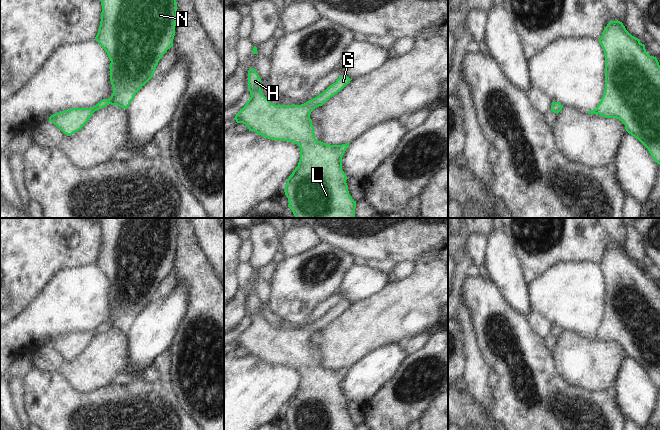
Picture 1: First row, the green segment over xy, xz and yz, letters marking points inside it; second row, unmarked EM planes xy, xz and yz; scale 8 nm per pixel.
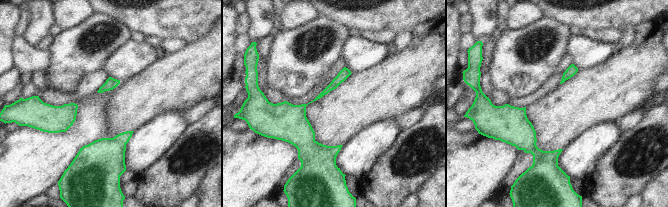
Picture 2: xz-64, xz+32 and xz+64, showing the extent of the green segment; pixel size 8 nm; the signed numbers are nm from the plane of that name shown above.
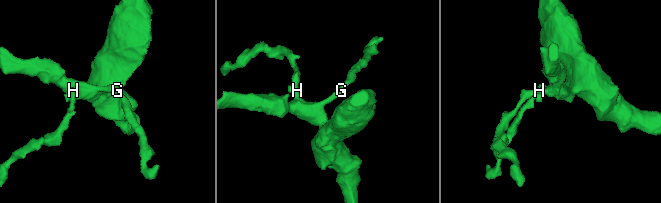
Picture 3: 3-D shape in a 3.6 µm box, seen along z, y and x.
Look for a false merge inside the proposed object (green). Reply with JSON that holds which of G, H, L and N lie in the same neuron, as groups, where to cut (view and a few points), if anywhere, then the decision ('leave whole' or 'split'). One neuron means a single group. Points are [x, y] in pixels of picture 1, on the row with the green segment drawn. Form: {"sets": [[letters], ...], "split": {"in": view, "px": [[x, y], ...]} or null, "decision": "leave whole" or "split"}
{"sets": [["G", "H", "L", "N"]], "split": null, "decision": "leave whole"}

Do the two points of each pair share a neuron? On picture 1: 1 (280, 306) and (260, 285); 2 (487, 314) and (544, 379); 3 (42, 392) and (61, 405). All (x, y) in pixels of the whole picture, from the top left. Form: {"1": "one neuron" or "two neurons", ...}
{"1": "two neurons", "2": "one neuron", "3": "one neuron"}

